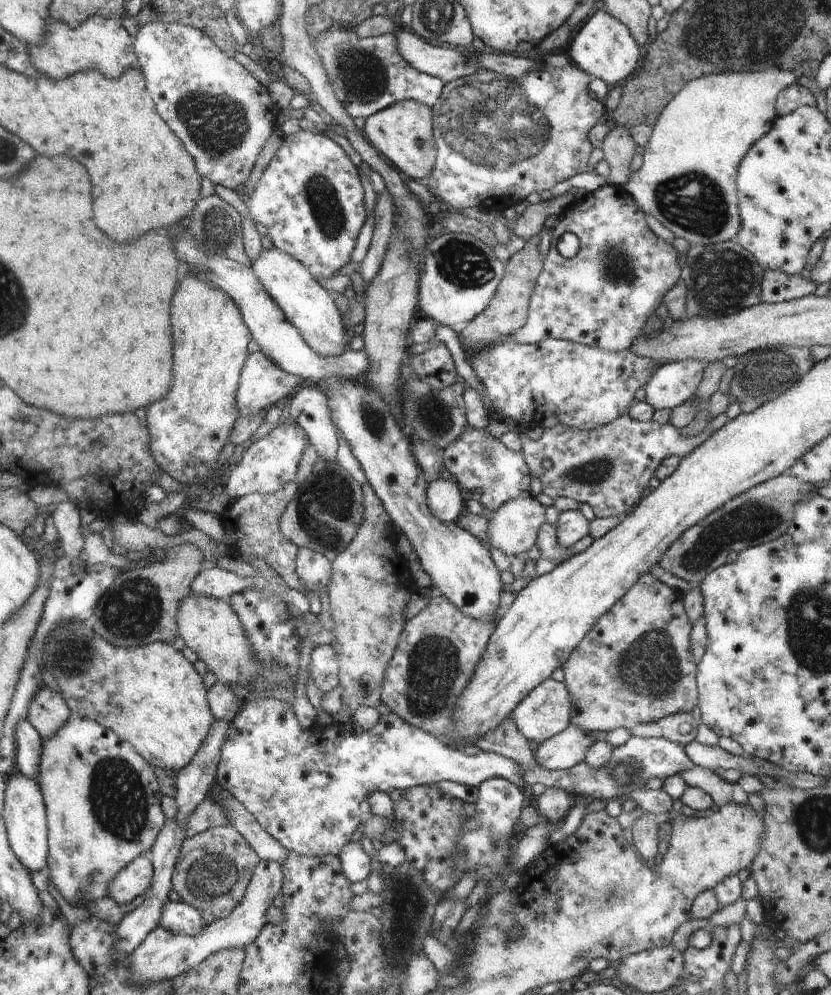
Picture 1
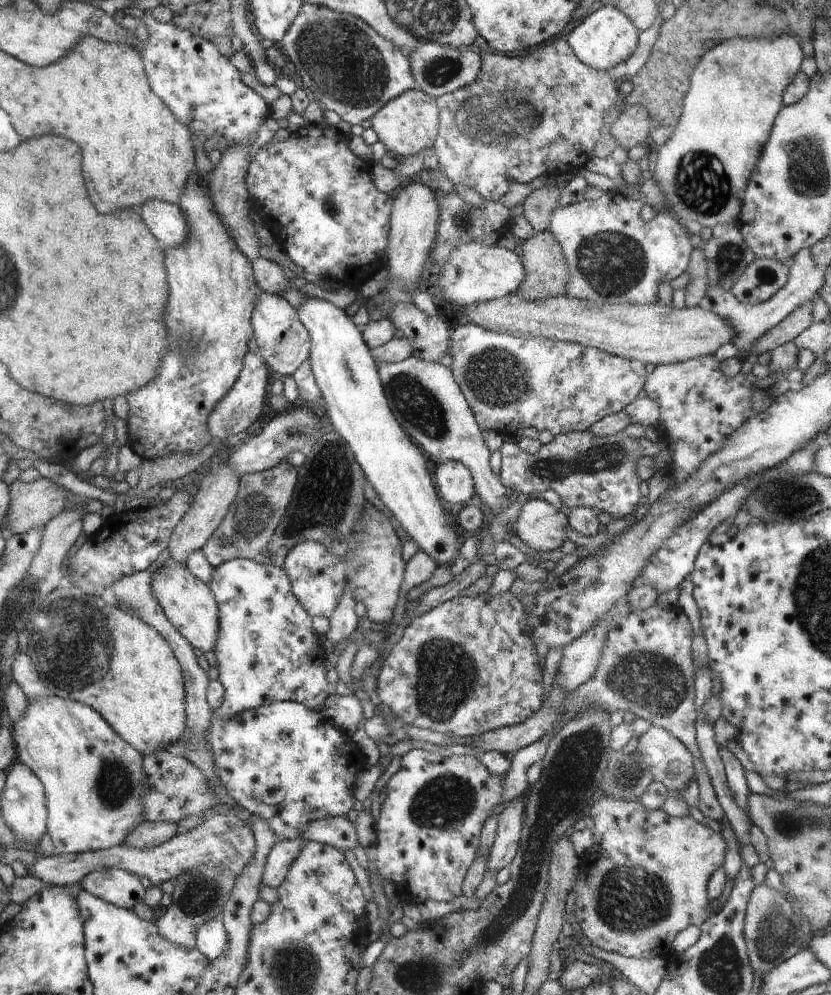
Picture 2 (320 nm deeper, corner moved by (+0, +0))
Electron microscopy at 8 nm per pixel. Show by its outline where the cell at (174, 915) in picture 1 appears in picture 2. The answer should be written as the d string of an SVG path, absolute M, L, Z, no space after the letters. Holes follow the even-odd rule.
M221 920L205 922L197 931L196 948L208 958L214 960L227 953L229 938Z

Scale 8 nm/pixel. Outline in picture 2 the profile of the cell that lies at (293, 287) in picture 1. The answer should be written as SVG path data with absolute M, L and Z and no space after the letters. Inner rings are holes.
M306 296L305 301L297 308L297 315L306 327L312 342L308 359L325 402L327 426L348 441L359 465L367 472L368 480L376 494L419 548L426 551L426 554L429 554L438 565L452 564L452 560L458 558L456 534L448 526L446 514L436 494L437 488L434 488L434 482L432 482L433 476L428 474L424 456L412 444L407 432L404 432L404 426L395 418L391 408L388 408L386 388L383 382L380 382L379 372L376 372L374 358L366 348L367 342L364 342L363 334L360 334L354 322L340 308L336 308L326 299Z

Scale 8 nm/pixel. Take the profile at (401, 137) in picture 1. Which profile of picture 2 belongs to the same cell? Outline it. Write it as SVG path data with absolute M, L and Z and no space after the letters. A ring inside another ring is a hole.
M416 88L408 89L406 93L399 94L394 100L387 102L371 118L372 129L376 131L378 141L387 148L388 154L400 160L433 146L436 132L440 134L440 97L436 102L430 98L430 95L426 96L424 91L419 91ZM436 102L438 102L438 106L436 106Z

